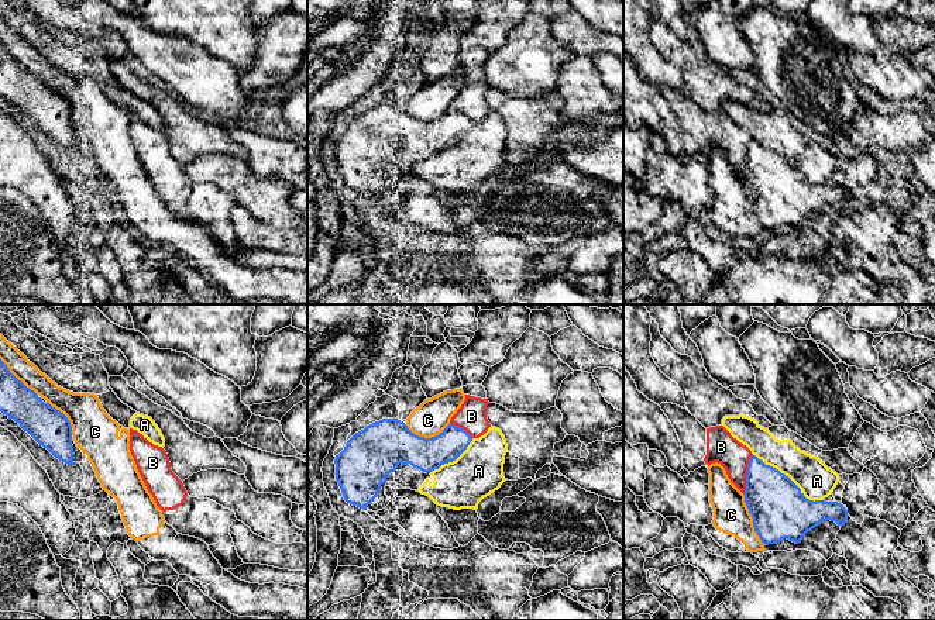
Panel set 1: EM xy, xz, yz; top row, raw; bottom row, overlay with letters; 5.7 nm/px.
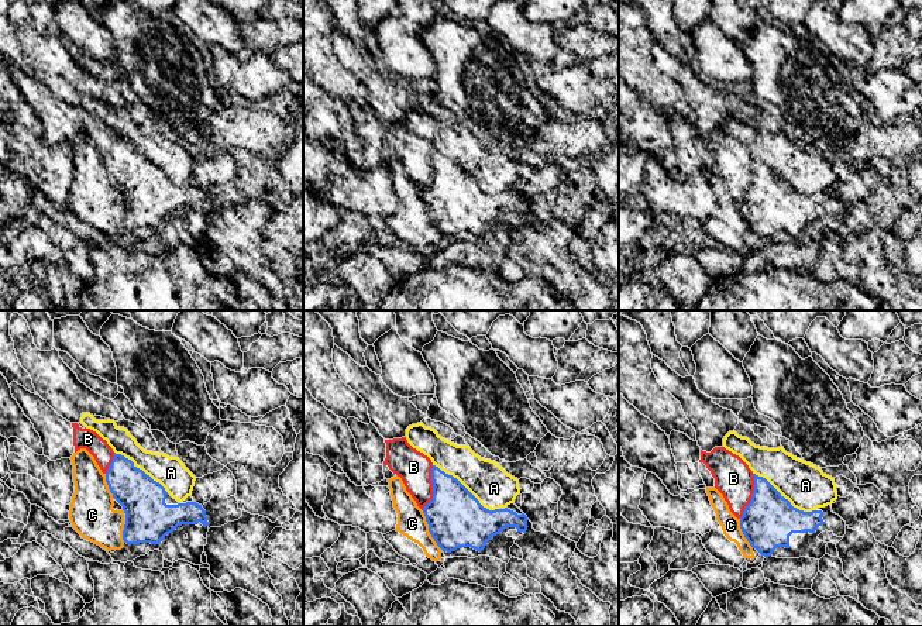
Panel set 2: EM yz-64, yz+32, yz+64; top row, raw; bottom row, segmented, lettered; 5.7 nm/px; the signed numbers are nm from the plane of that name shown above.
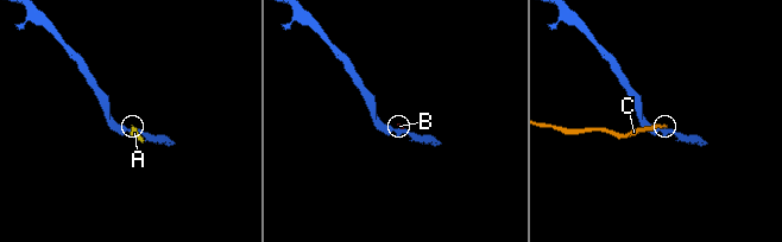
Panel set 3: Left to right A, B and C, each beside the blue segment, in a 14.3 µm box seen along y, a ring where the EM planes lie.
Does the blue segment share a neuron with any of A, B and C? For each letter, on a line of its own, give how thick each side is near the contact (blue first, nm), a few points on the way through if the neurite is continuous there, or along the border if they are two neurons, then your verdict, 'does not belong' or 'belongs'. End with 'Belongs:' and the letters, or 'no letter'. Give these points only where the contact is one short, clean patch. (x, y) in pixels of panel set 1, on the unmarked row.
A: calibres 320 and 200 nm; does not belong
B: calibres 320 and 180 nm; border yz (752, 138), (748, 147), (743, 178); does not belong
C: calibres 320 and 200 nm; does not belong
Belongs: no letter

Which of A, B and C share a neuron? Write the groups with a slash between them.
A / B / C

